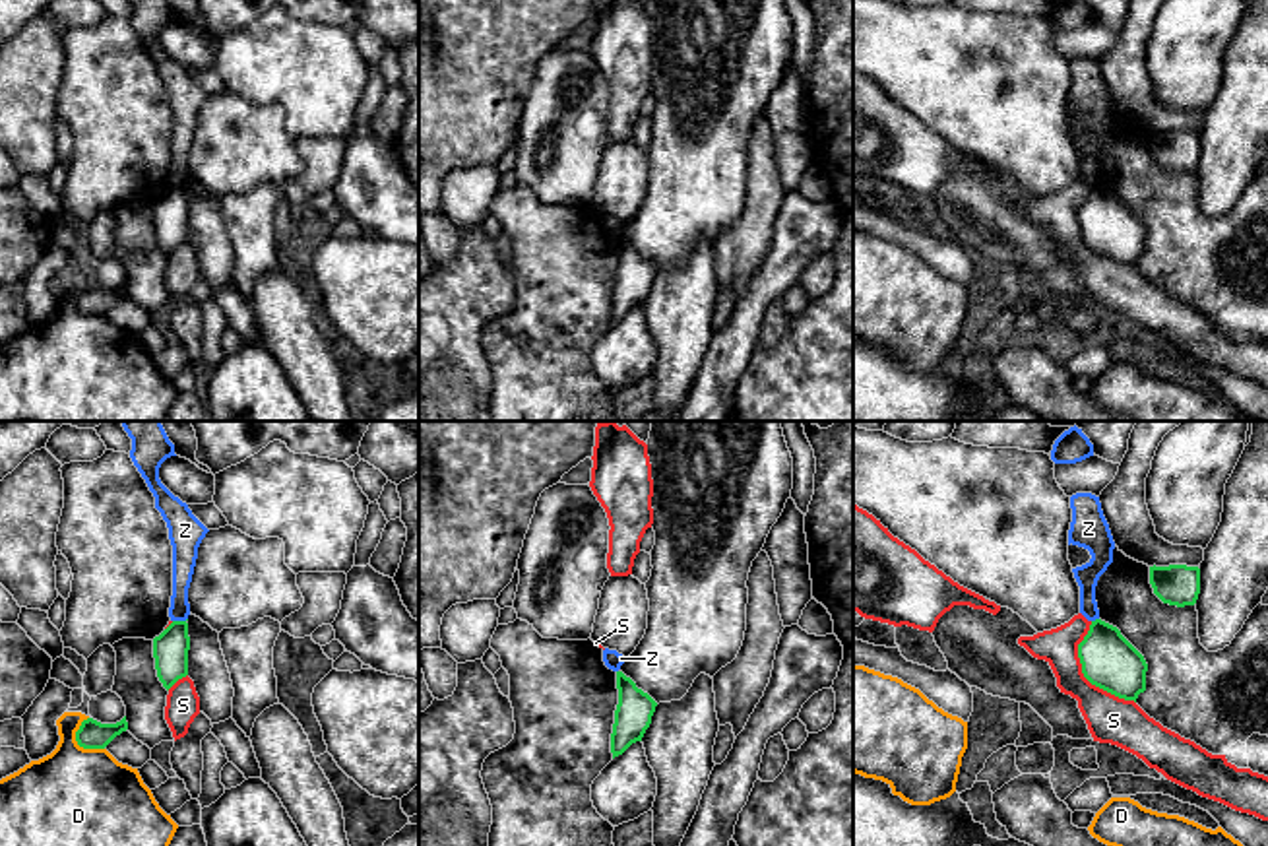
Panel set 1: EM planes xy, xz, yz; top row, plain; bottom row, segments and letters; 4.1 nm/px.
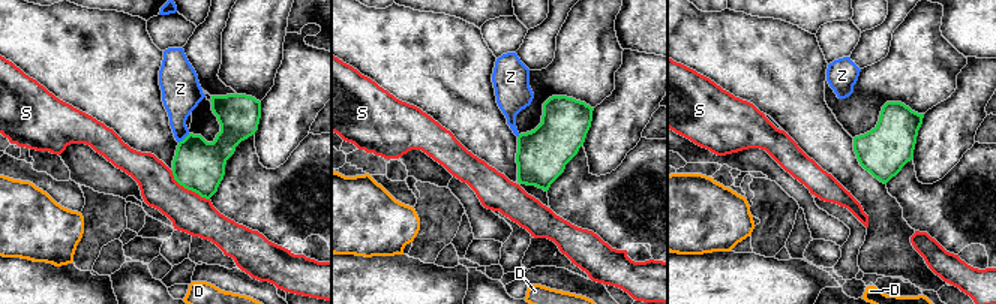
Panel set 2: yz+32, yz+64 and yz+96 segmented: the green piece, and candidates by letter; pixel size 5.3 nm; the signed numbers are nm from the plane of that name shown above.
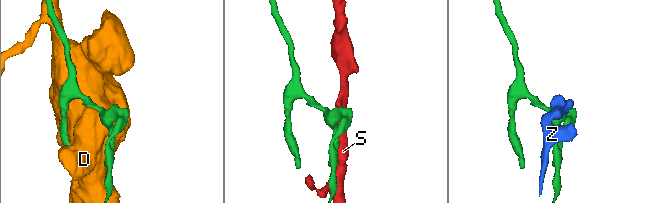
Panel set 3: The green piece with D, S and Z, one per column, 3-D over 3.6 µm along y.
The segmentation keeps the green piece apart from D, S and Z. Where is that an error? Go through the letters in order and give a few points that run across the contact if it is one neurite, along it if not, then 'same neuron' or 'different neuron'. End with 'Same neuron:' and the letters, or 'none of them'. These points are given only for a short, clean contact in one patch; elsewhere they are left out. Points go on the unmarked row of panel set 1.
D: different neuron
S: different neuron
Z: line xy (187, 183), (173, 187); different neuron
Same neuron: none of them

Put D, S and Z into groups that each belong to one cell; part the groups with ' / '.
D / S / Z

